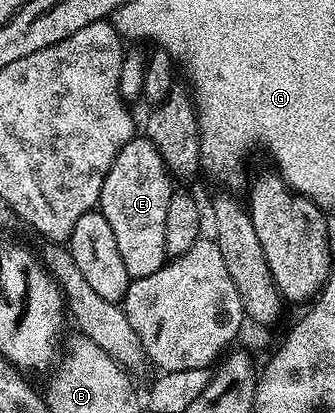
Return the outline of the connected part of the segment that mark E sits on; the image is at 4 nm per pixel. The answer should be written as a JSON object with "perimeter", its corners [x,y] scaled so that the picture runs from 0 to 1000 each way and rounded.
{"perimeter":[[[433,329],[388,334],[349,368],[313,446],[301,446],[296,516],[325,533],[373,659],[397,673],[448,668],[504,630],[493,591],[493,523],[501,511],[516,433],[469,358]]]}

